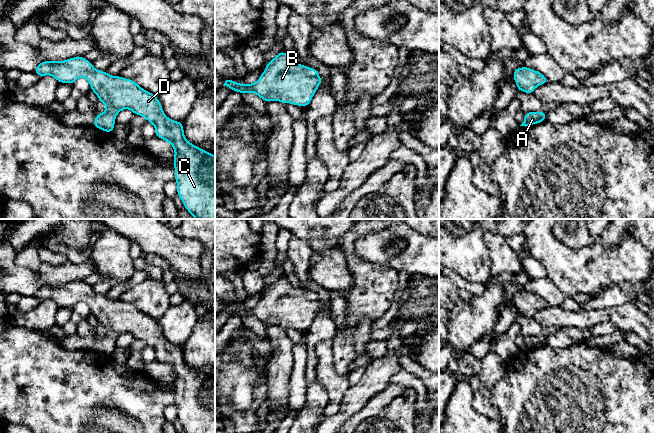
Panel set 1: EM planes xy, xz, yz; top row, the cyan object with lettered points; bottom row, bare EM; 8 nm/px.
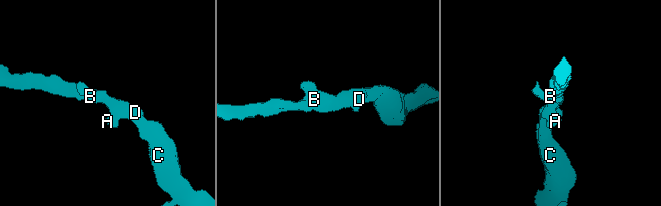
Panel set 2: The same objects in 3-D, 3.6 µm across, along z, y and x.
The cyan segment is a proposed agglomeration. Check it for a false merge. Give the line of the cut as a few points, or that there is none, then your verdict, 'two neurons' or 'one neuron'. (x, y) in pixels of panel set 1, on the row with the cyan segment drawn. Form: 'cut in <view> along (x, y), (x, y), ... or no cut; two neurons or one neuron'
no cut; one neuron

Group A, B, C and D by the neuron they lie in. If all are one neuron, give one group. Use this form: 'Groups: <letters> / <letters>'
Groups: A B C D

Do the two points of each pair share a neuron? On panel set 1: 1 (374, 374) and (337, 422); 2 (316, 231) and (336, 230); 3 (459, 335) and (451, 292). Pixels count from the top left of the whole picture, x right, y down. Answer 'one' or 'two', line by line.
1: one
2: one
3: two

